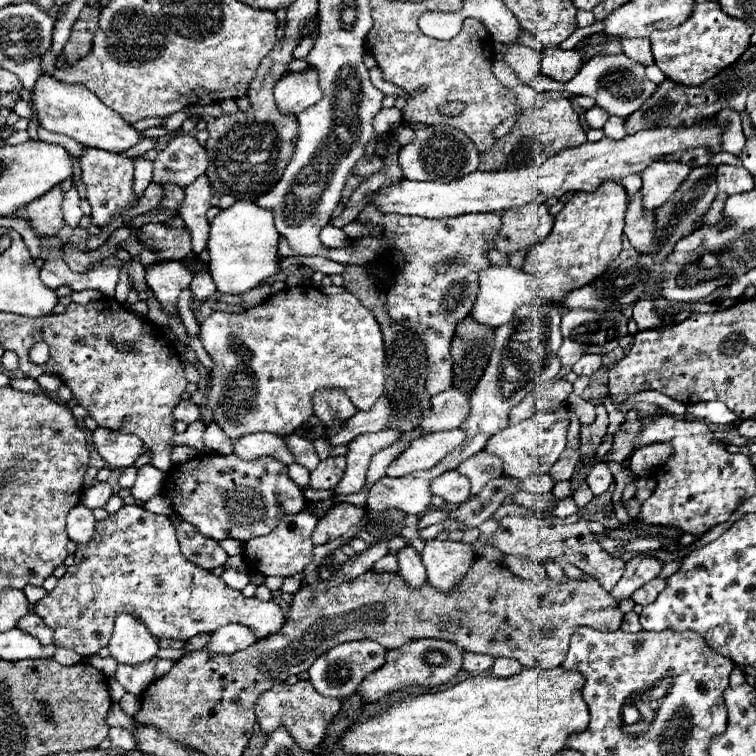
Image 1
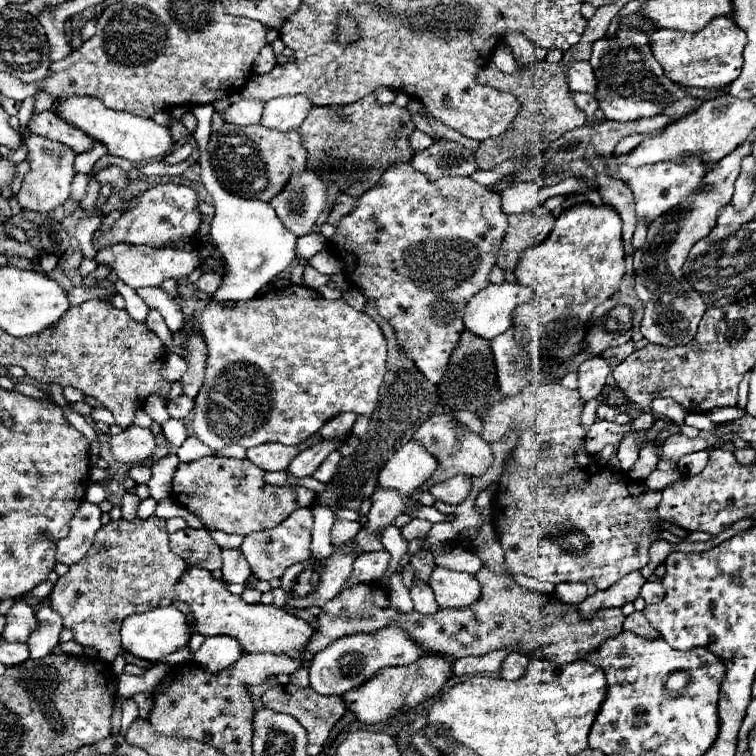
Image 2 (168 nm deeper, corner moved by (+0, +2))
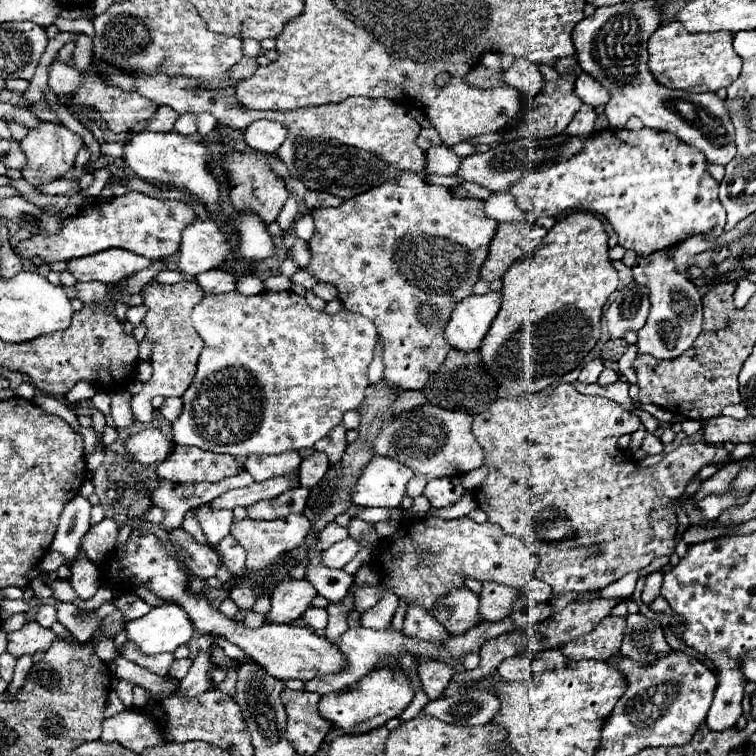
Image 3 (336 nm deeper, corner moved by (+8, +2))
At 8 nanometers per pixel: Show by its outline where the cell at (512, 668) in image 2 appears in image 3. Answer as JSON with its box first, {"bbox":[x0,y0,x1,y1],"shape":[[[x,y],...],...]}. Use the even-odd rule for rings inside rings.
{"bbox":[498,654,532,680],"shape":[[[518,654],[518,656],[512,656],[512,658],[506,658],[500,666],[498,666],[498,674],[502,680],[528,680],[532,676],[532,670],[530,670],[530,660],[532,658],[524,658],[524,654]]]}

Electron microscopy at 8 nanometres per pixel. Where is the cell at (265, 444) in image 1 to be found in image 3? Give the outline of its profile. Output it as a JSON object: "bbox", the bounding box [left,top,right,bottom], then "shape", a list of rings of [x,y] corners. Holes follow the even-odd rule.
{"bbox":[244,452,302,482],"shape":[[[288,452],[288,454],[262,454],[262,456],[248,456],[244,468],[254,476],[256,482],[274,478],[274,476],[282,476],[282,474],[290,474],[294,470],[298,470],[302,458],[298,456],[298,452]]]}

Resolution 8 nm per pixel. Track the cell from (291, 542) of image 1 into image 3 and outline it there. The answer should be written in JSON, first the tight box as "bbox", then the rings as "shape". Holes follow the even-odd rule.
{"bbox":[230,514,312,572],"shape":[[[288,514],[286,518],[268,520],[268,522],[266,520],[250,520],[250,518],[244,518],[244,520],[232,524],[230,534],[246,550],[246,570],[248,572],[262,572],[262,570],[270,568],[288,550],[298,548],[310,528],[312,528],[312,524],[310,524],[310,520],[304,514]]]}

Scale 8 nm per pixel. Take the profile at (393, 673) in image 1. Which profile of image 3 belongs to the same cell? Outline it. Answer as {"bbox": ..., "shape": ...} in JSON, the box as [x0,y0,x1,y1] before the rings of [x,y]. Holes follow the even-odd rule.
{"bbox":[320,668,416,734],"shape":[[[378,668],[356,686],[326,694],[320,698],[320,714],[334,726],[344,728],[347,734],[363,734],[384,725],[390,719],[400,716],[416,694],[414,684],[402,668]]]}

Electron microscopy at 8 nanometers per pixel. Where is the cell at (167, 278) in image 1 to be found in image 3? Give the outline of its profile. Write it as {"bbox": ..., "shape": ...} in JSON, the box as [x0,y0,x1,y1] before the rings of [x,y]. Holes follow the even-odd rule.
{"bbox":[68,248,152,284],"shape":[[[110,248],[102,250],[94,256],[76,258],[68,262],[68,270],[78,278],[78,282],[90,282],[98,280],[104,284],[118,284],[124,278],[130,278],[132,274],[146,270],[152,262],[152,258],[140,258],[138,254]]]}

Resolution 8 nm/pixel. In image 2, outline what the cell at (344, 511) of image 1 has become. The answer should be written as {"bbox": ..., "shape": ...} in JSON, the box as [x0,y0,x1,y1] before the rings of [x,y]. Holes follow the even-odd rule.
{"bbox":[332,520,360,546],"shape":[[[336,520],[332,528],[332,544],[342,546],[350,538],[356,536],[356,530],[360,530],[360,522],[348,522],[348,520]]]}

